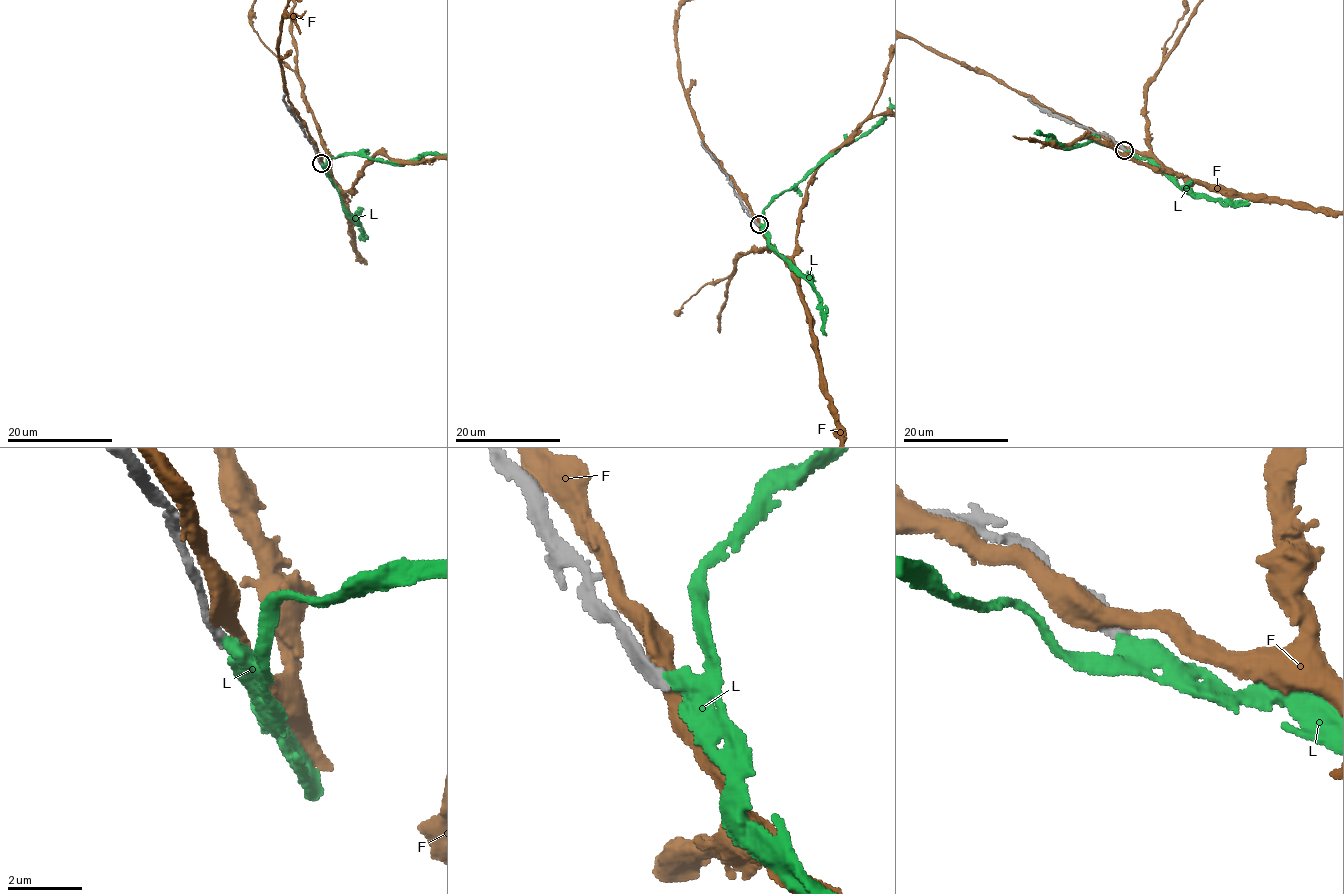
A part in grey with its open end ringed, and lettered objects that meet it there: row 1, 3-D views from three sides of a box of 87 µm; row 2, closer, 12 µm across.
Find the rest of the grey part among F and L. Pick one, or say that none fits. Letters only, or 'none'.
L

